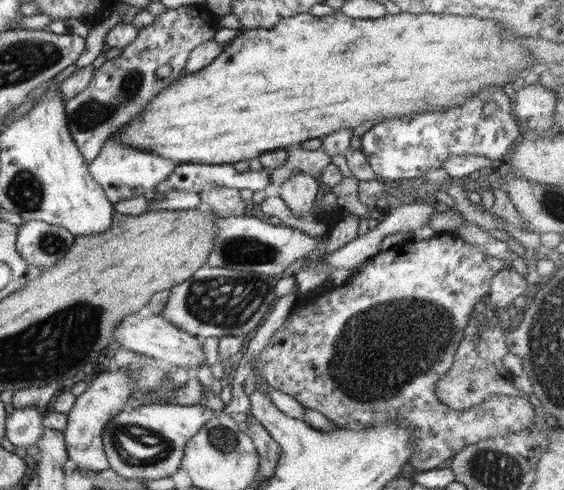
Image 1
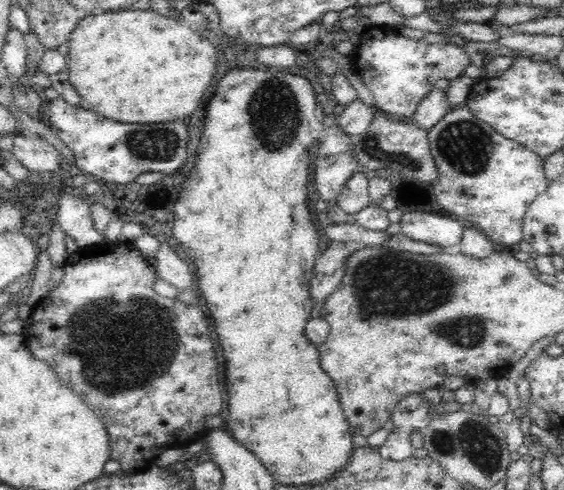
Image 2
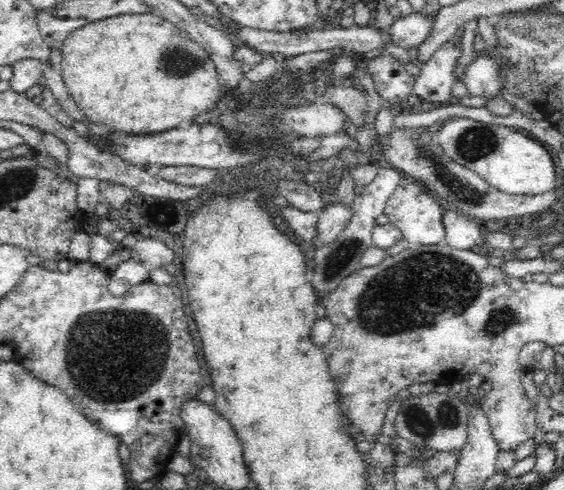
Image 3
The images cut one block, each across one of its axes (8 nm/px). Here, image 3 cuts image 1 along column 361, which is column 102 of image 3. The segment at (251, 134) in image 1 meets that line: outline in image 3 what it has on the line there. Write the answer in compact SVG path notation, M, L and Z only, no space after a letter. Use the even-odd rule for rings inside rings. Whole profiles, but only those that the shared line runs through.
M123 14L89 22L86 26L82 26L82 28L77 28L70 32L64 39L59 50L63 58L61 60L62 80L70 96L78 105L78 108L90 121L107 126L108 129L114 132L122 132L130 135L164 133L167 132L168 129L177 128L181 122L192 122L195 116L204 115L203 113L206 113L214 107L215 103L221 98L221 84L218 80L217 68L212 62L210 55L193 38L190 38L185 30L178 28L175 24L164 20L164 18L156 14Z

